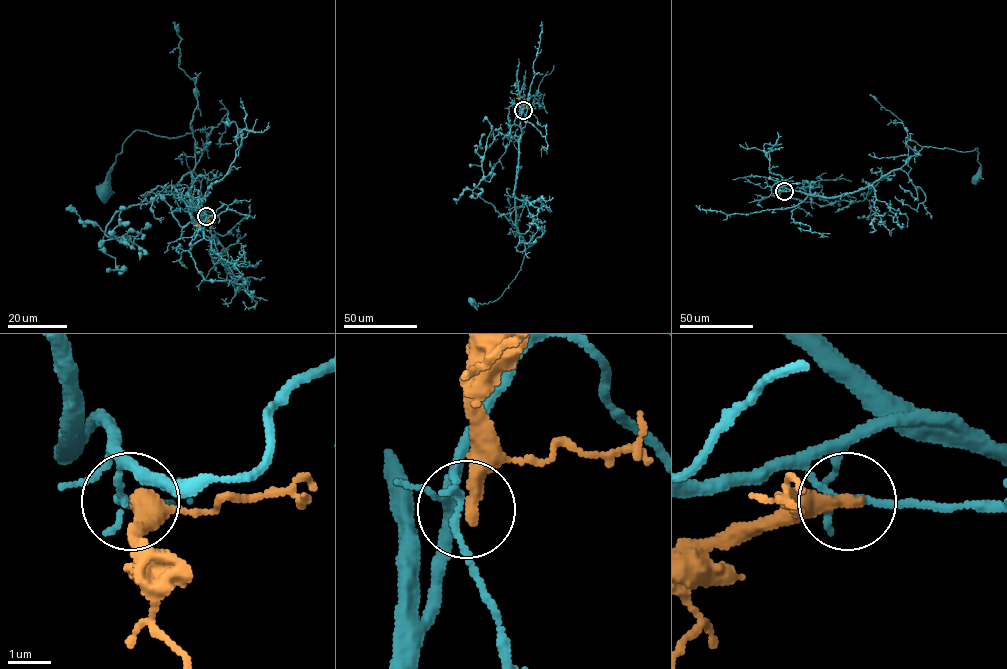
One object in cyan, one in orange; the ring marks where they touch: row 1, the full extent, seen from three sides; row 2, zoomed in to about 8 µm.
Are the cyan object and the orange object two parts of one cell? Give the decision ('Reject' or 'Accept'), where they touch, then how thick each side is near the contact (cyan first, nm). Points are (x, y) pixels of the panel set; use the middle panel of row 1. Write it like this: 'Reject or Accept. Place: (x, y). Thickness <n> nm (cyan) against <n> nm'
Reject. Place: (523, 110). Thickness 150 nm (cyan) against 360 nm

